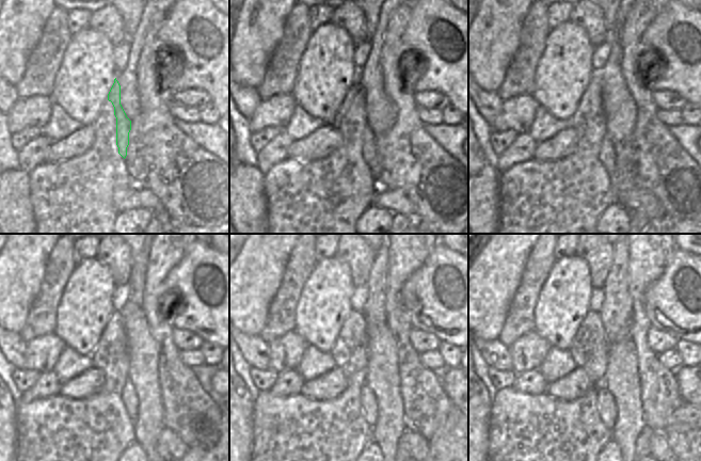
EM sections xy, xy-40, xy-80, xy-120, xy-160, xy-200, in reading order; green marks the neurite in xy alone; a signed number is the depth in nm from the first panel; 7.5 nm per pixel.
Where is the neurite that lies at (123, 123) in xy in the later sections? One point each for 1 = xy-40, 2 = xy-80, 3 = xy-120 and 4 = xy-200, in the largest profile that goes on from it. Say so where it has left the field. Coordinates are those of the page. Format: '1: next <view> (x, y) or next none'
1: next xy-40 (368, 146)
2: next xy-80 (607, 155)
3: next xy-120 (129, 396)
4: next xy-200 (605, 402)

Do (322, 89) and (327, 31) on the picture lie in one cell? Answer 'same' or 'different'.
same

